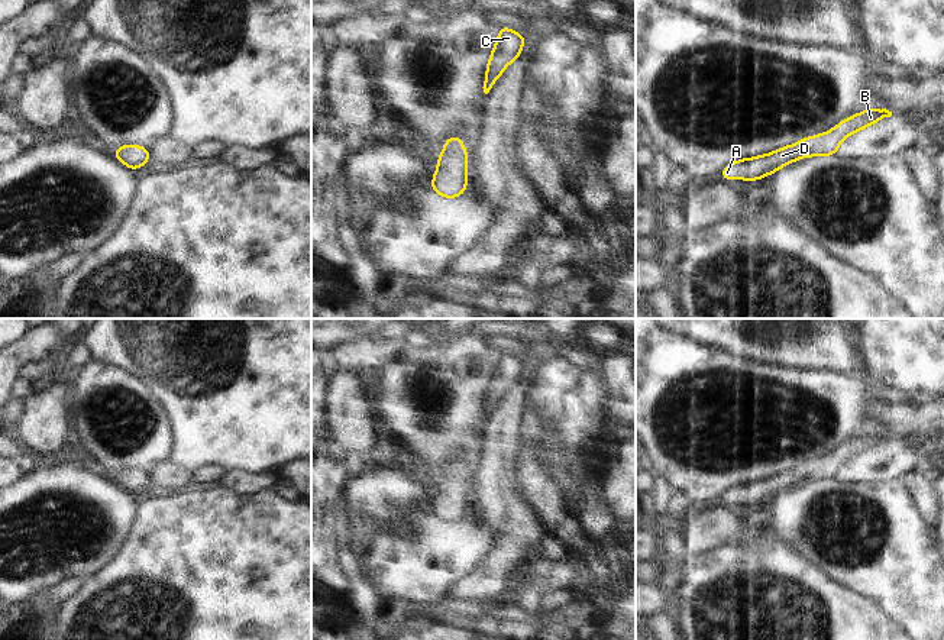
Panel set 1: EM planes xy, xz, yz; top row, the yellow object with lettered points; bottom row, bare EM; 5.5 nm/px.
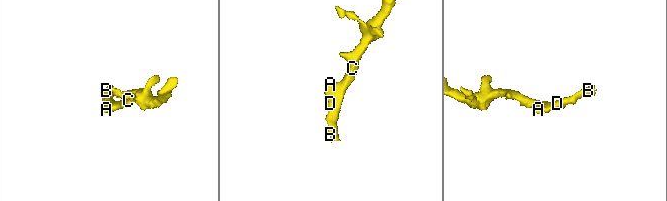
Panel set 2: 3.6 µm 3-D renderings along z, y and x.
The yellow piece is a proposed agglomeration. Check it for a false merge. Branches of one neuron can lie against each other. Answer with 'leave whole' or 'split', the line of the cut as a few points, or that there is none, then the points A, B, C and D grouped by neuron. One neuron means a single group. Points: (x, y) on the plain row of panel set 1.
leave whole; cut none; groups A B C D

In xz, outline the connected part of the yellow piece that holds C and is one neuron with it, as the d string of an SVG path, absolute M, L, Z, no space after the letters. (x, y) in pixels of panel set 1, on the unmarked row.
M498 350L500 359L492 372L491 381L486 388L486 398L484 405L484 417L488 418L494 407L501 401L505 391L517 385L523 369L527 366L527 362L517 358L515 355Z

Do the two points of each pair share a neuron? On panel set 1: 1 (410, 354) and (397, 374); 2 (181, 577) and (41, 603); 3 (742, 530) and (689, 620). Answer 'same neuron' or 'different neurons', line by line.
1: same neuron
2: same neuron
3: different neurons

